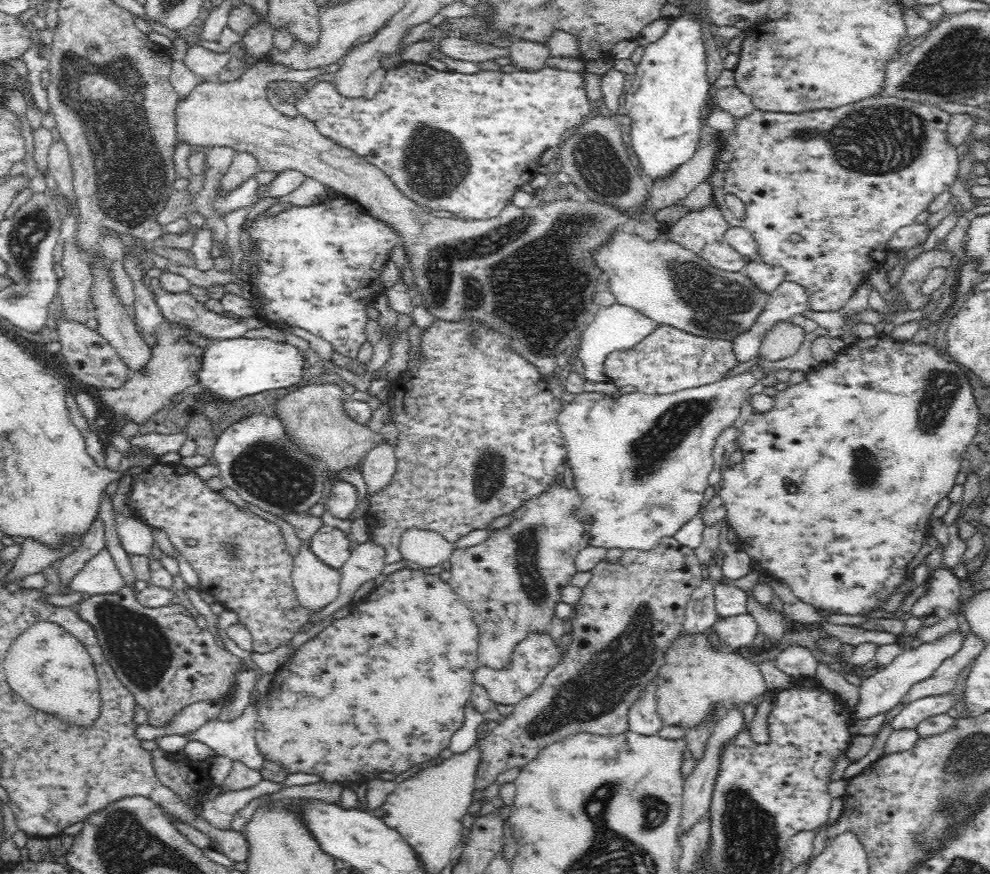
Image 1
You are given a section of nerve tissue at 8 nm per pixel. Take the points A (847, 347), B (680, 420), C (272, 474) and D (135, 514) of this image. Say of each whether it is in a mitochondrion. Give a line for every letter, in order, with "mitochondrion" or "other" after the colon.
A: other
B: mitochondrion
C: mitochondrion
D: other

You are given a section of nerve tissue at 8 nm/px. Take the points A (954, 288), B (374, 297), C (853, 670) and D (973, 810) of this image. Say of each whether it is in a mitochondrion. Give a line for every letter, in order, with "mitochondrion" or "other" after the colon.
A: other
B: other
C: other
D: other

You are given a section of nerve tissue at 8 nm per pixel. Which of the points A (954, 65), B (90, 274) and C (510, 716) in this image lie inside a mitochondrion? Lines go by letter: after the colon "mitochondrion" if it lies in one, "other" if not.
A: mitochondrion
B: other
C: other

